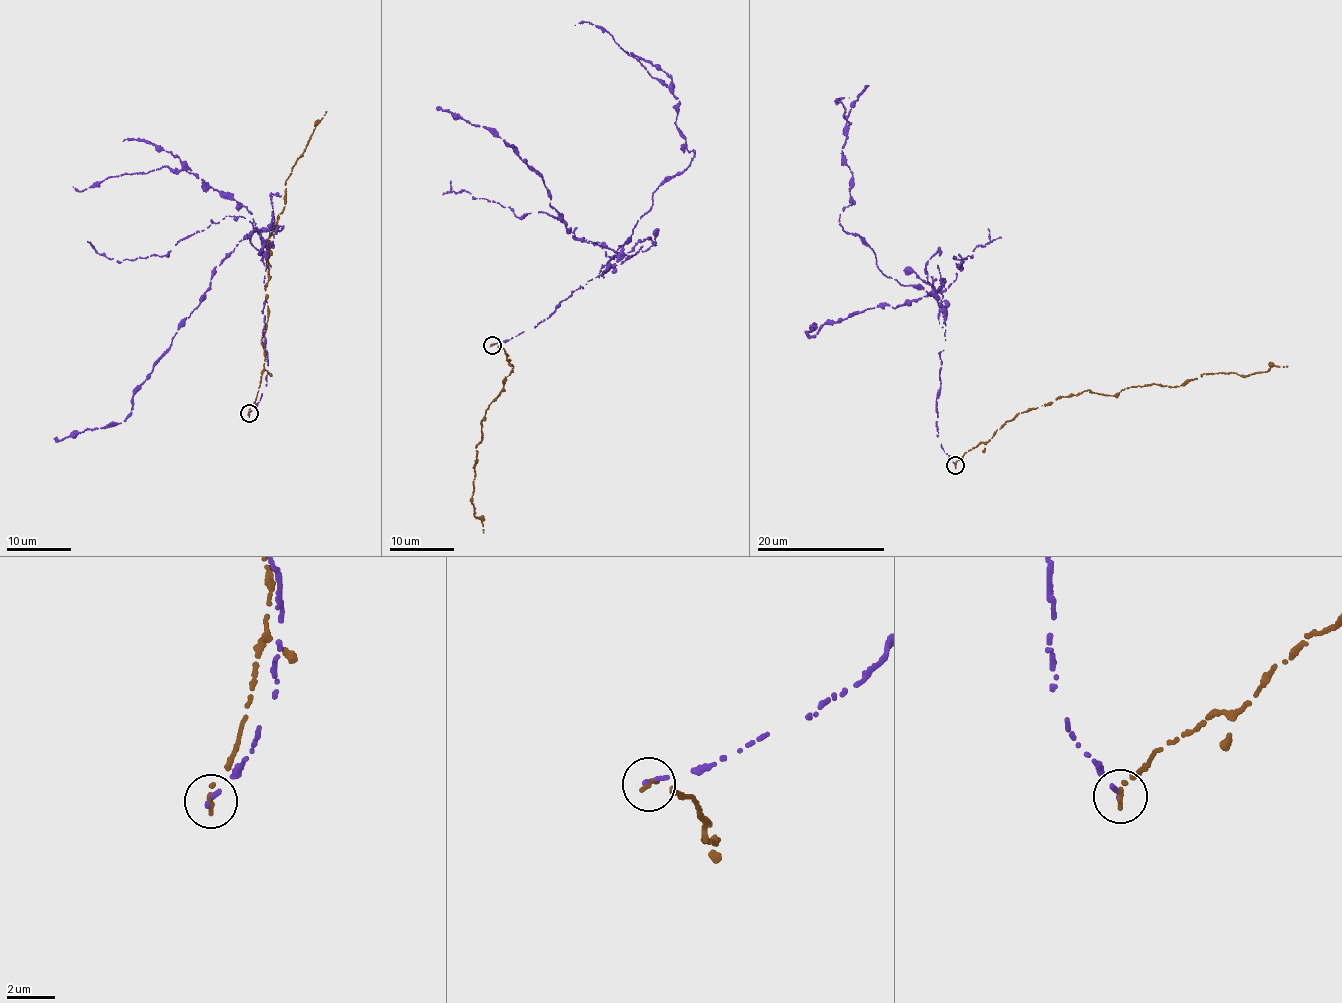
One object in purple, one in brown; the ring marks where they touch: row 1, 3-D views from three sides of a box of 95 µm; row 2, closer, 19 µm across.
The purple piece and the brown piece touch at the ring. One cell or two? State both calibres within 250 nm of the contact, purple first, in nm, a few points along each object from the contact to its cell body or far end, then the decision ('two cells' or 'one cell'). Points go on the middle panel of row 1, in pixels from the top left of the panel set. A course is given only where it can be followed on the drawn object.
calibres 140 and 200 nm; course purple (491, 344), (541, 322), (600, 274), (656, 190), (695, 156), (669, 88), (611, 34), (575, 25); course brown (491, 344), (504, 349), (514, 366), (503, 390), (489, 404), (482, 442), (475, 448), (471, 503), (483, 533); two cells

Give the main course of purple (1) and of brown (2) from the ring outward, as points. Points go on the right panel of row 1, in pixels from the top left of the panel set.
1: (955, 464), (936, 426), (942, 310), (839, 224), (851, 123), (835, 100), (849, 97)
2: (955, 464), (1018, 412), (1059, 397), (1288, 366)

